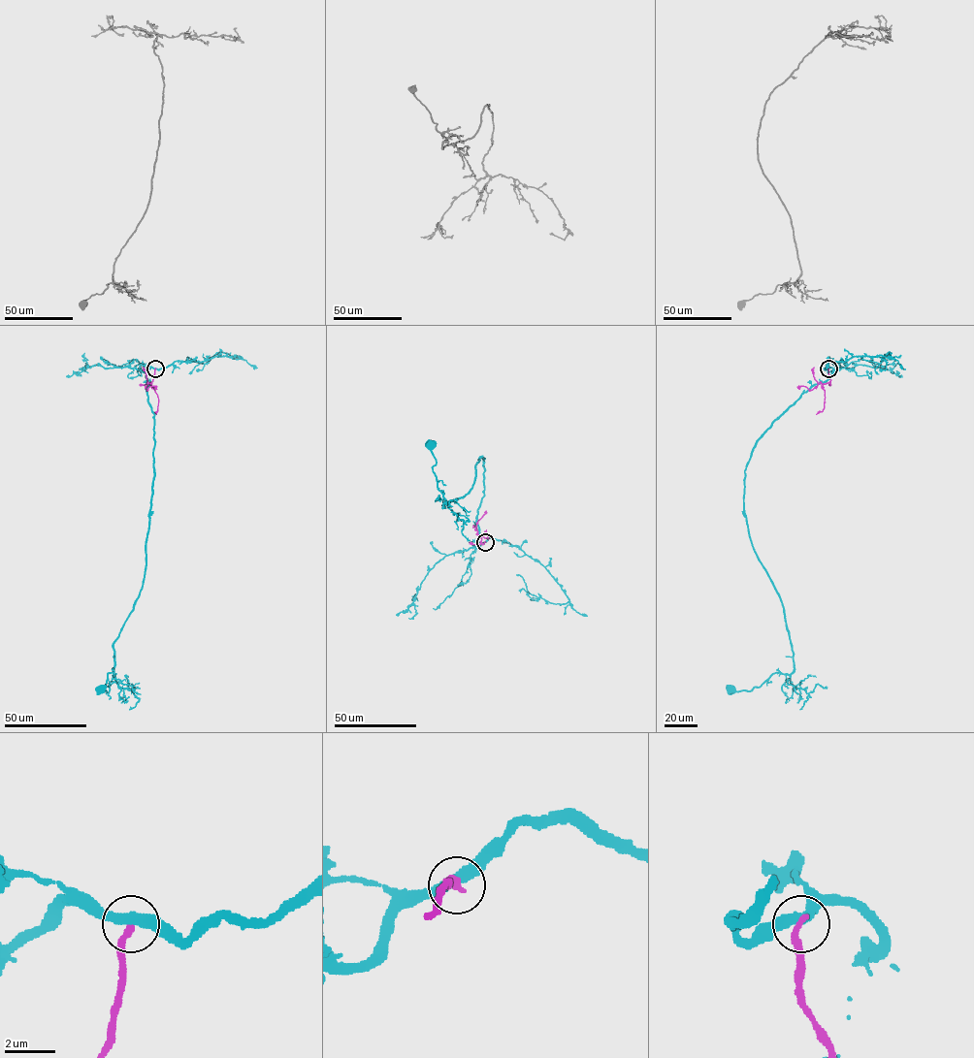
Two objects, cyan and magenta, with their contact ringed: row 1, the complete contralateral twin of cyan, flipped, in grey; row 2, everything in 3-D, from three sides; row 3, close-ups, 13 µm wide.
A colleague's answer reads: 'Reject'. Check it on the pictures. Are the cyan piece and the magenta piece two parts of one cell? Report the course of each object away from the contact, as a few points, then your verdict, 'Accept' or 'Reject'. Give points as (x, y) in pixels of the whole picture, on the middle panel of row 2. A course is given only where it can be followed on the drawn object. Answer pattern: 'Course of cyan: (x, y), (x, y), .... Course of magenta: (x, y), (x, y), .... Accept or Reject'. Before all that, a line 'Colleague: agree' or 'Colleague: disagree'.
Colleague: agree
Course of cyan: (485, 541), (475, 545), (484, 459), (476, 464), (472, 487), (443, 507), (430, 444). Course of magenta: (485, 542), (483, 544), (480, 536), (488, 538), (486, 529). Reject

